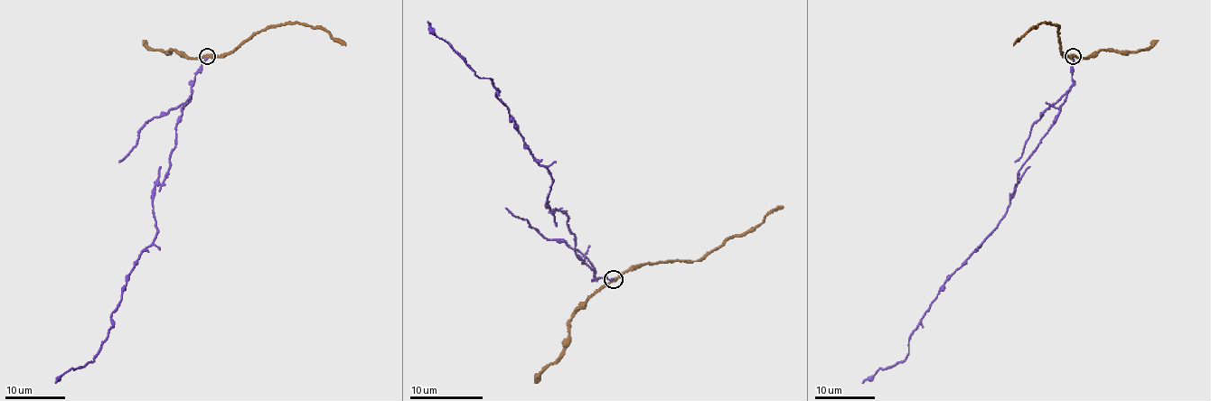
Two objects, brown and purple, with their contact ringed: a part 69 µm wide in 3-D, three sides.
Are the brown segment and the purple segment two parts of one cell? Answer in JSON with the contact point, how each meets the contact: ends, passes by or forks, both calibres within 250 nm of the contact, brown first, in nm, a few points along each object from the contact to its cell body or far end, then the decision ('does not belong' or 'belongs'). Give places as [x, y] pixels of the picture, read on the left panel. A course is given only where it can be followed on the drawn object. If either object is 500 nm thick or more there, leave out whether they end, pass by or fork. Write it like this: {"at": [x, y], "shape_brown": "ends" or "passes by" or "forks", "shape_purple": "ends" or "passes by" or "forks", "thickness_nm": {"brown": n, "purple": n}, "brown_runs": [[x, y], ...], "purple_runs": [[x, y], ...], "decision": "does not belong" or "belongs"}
{"at": [207, 56], "shape_brown": "passes by", "shape_purple": "ends", "thickness_nm": {"brown": 320, "purple": 180}, "brown_runs": [[207, 57], [223, 57], [267, 28], [301, 23], [322, 27], [333, 39], [346, 45]], "purple_runs": [[207, 57], [183, 107], [166, 178], [153, 194], [157, 235], [139, 256], [98, 354], [55, 383]], "decision": "does not belong"}

